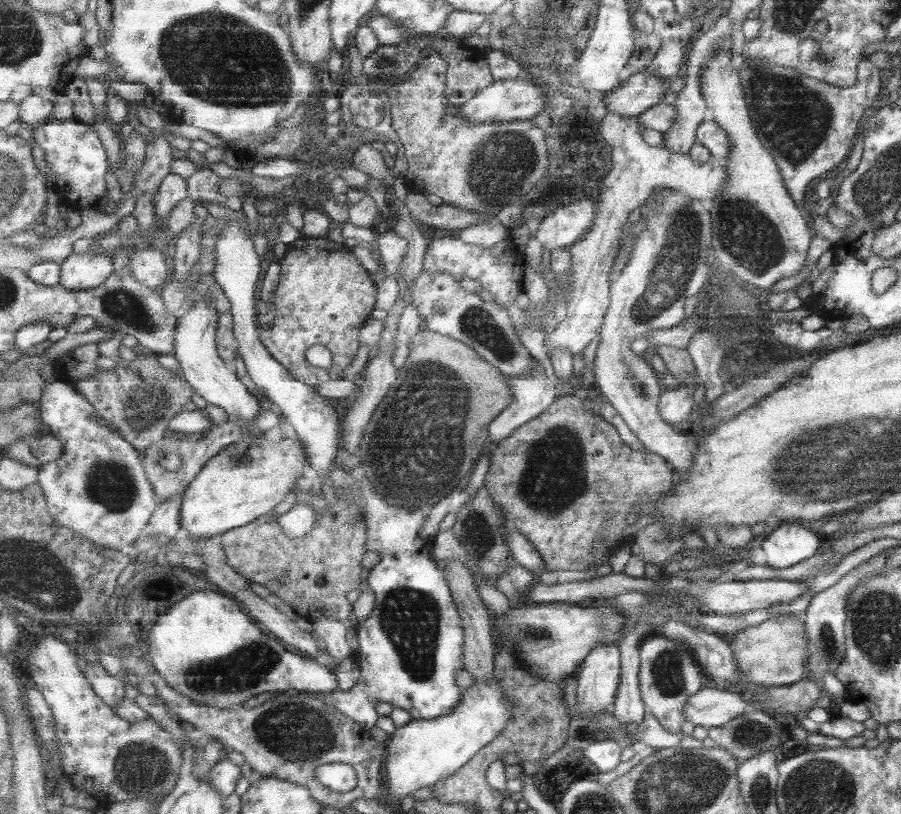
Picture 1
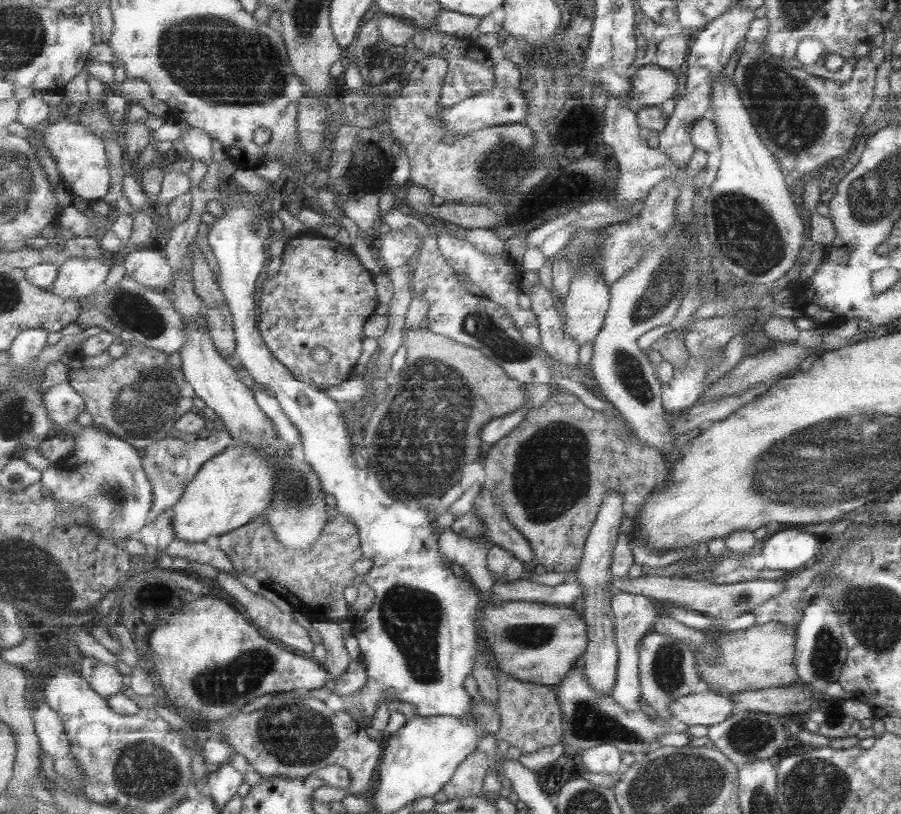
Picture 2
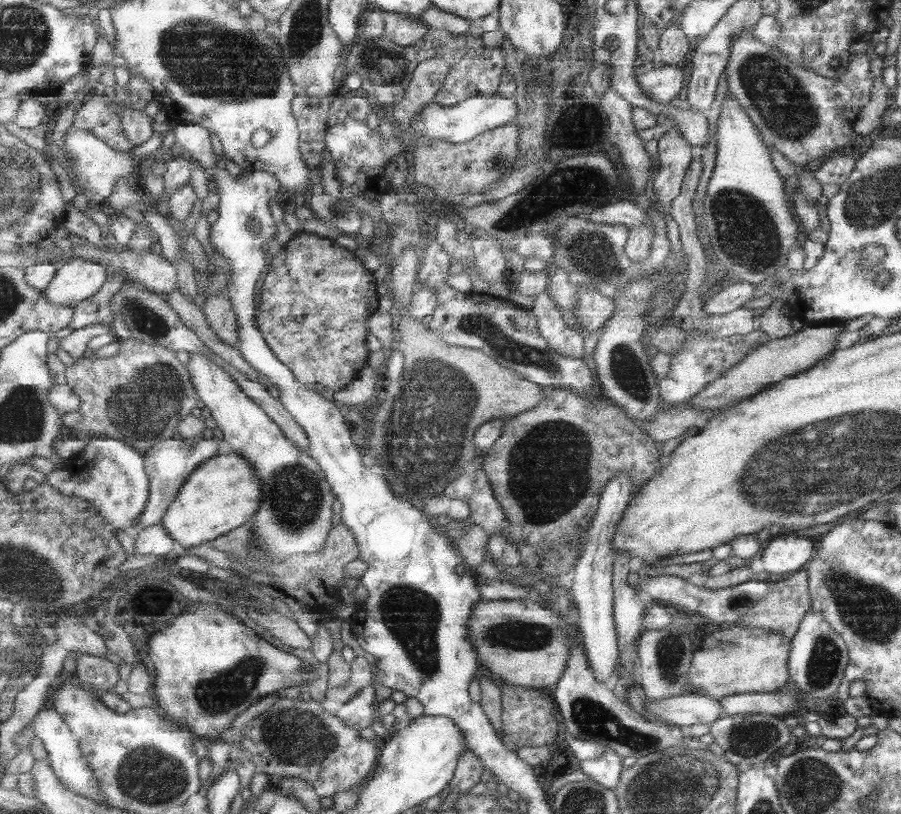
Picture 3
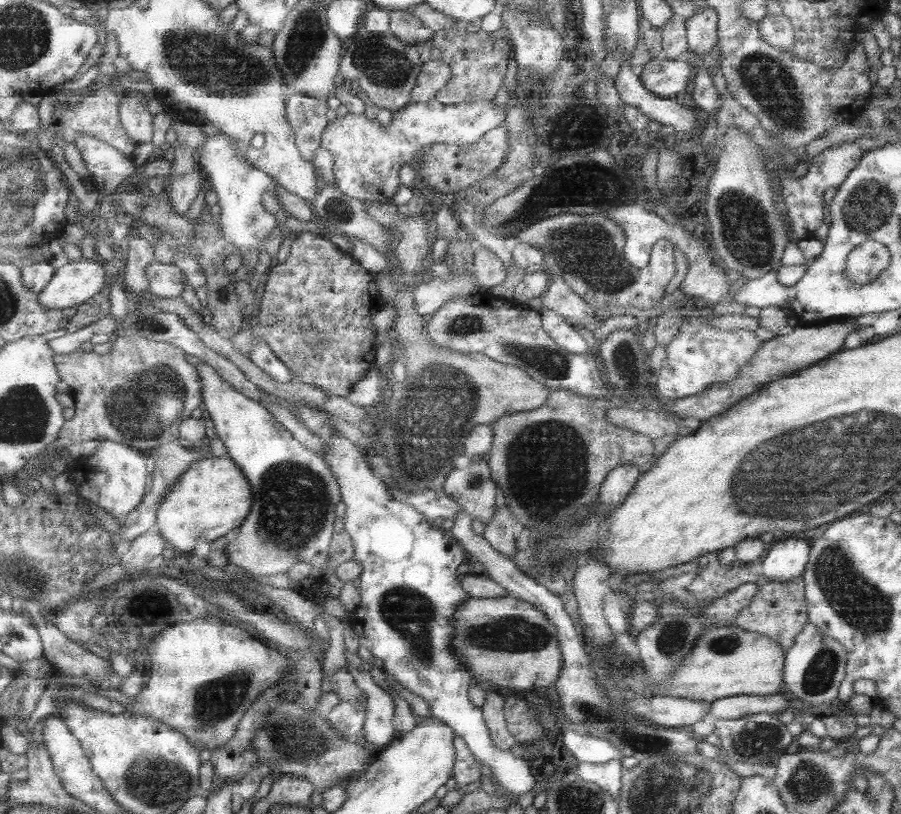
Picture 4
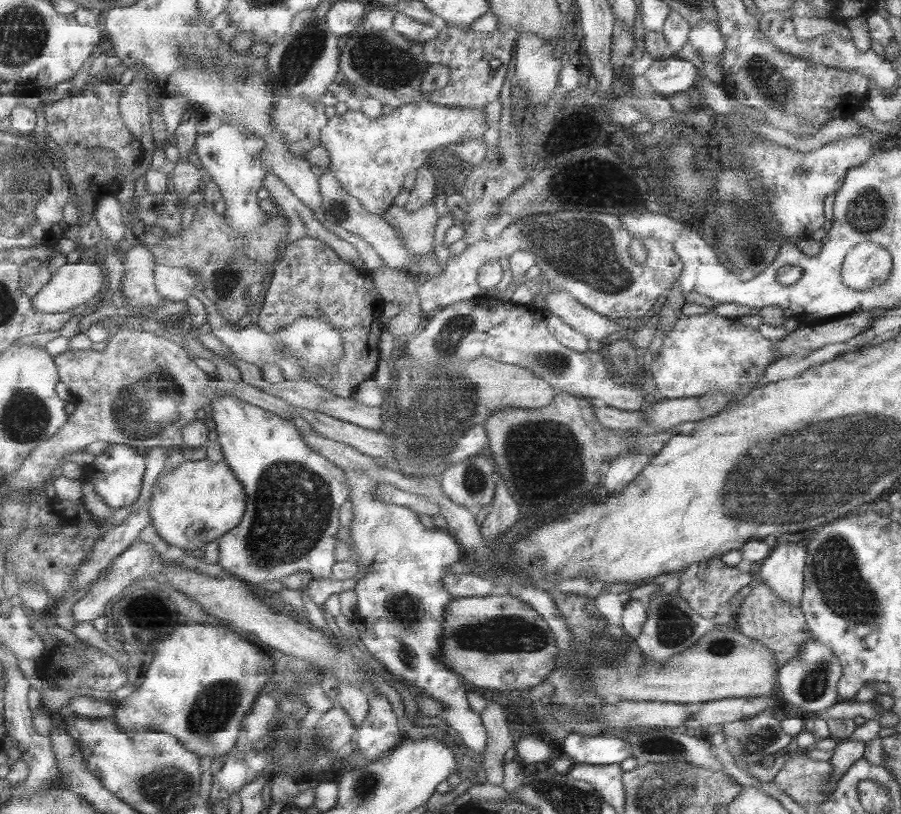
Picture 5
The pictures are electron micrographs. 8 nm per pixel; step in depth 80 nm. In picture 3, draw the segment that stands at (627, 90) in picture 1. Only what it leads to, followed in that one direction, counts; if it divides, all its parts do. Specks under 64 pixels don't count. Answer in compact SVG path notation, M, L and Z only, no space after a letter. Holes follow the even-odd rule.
M654 60L636 69L641 88L657 102L677 102L685 86L685 72L678 64Z

